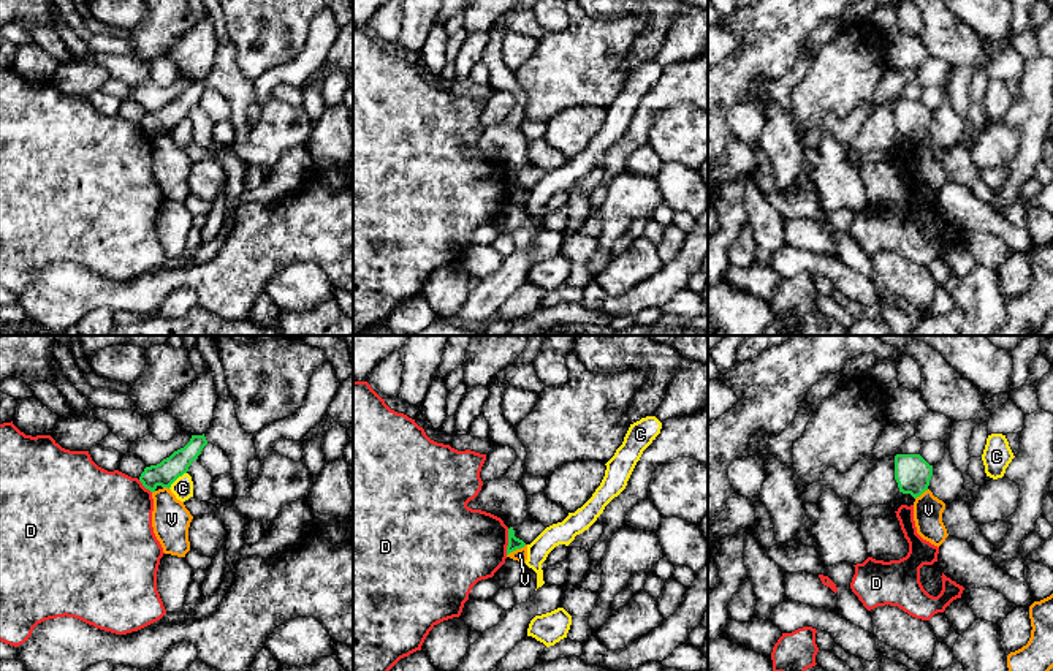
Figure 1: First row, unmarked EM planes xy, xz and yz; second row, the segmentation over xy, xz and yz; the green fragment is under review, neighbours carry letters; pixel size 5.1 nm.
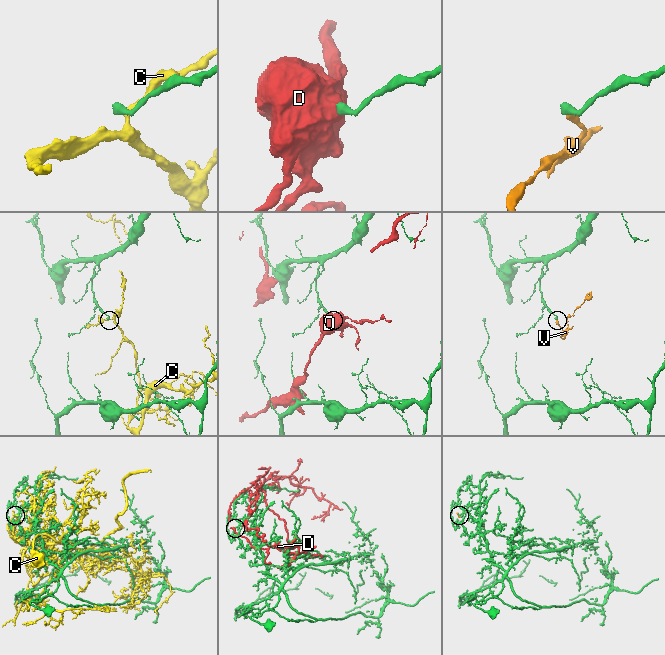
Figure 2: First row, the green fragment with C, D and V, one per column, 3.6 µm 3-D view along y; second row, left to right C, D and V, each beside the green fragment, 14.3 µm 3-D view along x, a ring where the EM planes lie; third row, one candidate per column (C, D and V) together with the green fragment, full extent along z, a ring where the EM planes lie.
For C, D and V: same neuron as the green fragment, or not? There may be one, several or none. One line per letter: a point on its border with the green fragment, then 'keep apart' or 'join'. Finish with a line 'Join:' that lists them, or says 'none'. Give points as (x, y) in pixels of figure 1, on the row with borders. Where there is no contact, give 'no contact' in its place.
C: xy (176, 478) | keep apart
D: xz (509, 542) | keep apart
V: xz (516, 548) | keep apart
Join: none

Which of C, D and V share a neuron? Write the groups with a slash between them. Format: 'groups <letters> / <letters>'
groups C / D / V

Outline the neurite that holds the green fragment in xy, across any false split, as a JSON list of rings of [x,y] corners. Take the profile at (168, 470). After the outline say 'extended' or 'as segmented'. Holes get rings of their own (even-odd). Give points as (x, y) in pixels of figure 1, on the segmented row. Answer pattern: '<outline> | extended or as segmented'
[[[204,434],[192,435],[190,442],[184,448],[174,451],[160,464],[146,467],[139,481],[150,492],[155,492],[158,486],[169,489],[179,476],[188,472],[188,467],[195,459],[198,459],[206,445],[207,440]]] | as segmented

